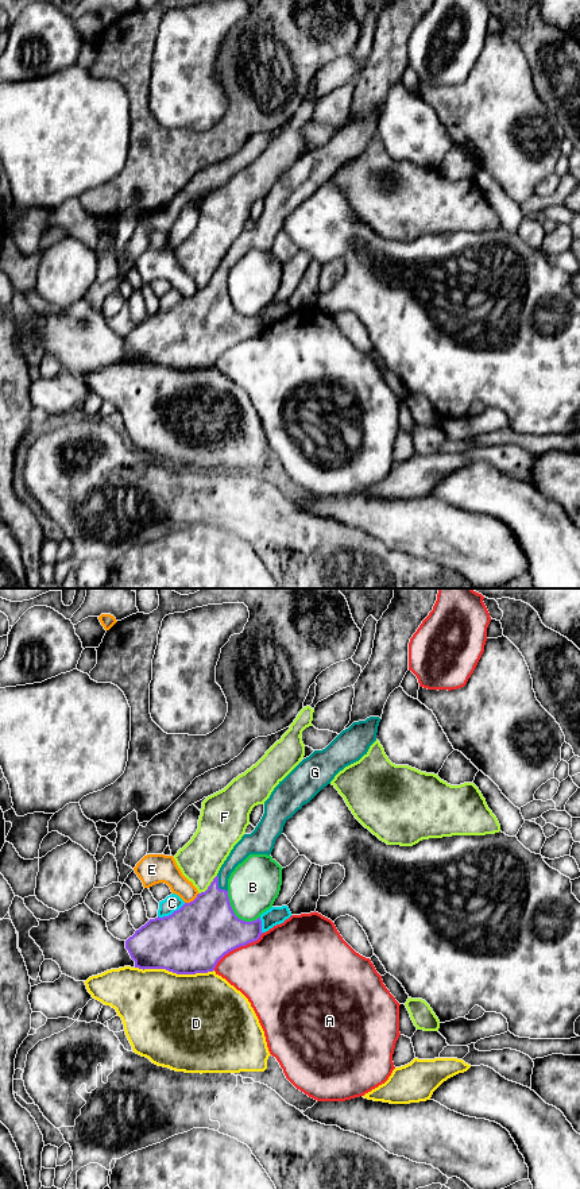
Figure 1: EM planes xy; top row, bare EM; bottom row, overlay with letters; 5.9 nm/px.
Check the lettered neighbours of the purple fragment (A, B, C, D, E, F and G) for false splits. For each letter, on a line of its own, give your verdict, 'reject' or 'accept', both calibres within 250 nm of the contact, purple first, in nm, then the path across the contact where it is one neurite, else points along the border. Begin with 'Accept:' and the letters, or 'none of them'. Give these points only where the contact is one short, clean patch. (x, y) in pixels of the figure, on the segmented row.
Accept: G
A: reject; calibres 400 and 420 nm
B: reject; calibres 380 and 300 nm
C: reject; calibres 400 and 100 nm
D: reject; calibres 400 and 500 nm
E: reject; calibres 400 and 160 nm
F: reject; calibres 360 and 260 nm
G: accept; calibres 360 and 100 nm; way xy (207, 926), (217, 886), (228, 865), (240, 852)

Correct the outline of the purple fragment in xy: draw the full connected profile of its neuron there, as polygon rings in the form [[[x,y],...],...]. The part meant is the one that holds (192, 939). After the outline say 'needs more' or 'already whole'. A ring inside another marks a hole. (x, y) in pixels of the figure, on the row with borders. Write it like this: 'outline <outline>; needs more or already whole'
outline [[[379,717],[353,722],[343,730],[325,749],[314,750],[303,758],[279,784],[264,802],[264,814],[251,834],[244,834],[233,846],[205,892],[185,903],[169,916],[150,919],[125,941],[125,949],[139,969],[166,969],[177,974],[196,974],[213,972],[217,962],[229,951],[255,942],[260,938],[262,920],[252,922],[239,919],[229,903],[228,879],[235,868],[250,854],[270,856],[283,826],[303,804],[309,803],[324,787],[330,784],[335,776],[345,767],[359,761],[367,754],[376,741]]]; needs more

